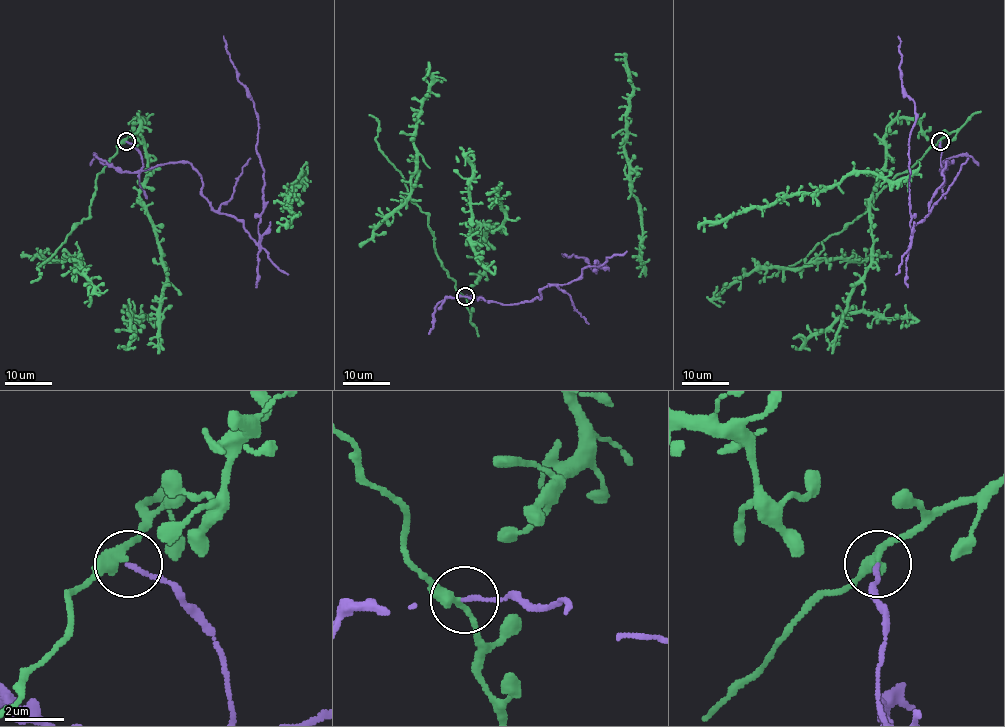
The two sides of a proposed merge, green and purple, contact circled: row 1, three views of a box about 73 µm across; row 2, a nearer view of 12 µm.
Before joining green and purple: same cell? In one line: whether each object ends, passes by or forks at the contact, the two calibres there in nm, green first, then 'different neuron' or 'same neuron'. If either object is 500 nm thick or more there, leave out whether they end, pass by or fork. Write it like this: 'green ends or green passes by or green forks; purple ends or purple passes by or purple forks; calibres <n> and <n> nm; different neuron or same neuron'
green passes by; purple ends; calibres 320 and 130 nm; different neuron

